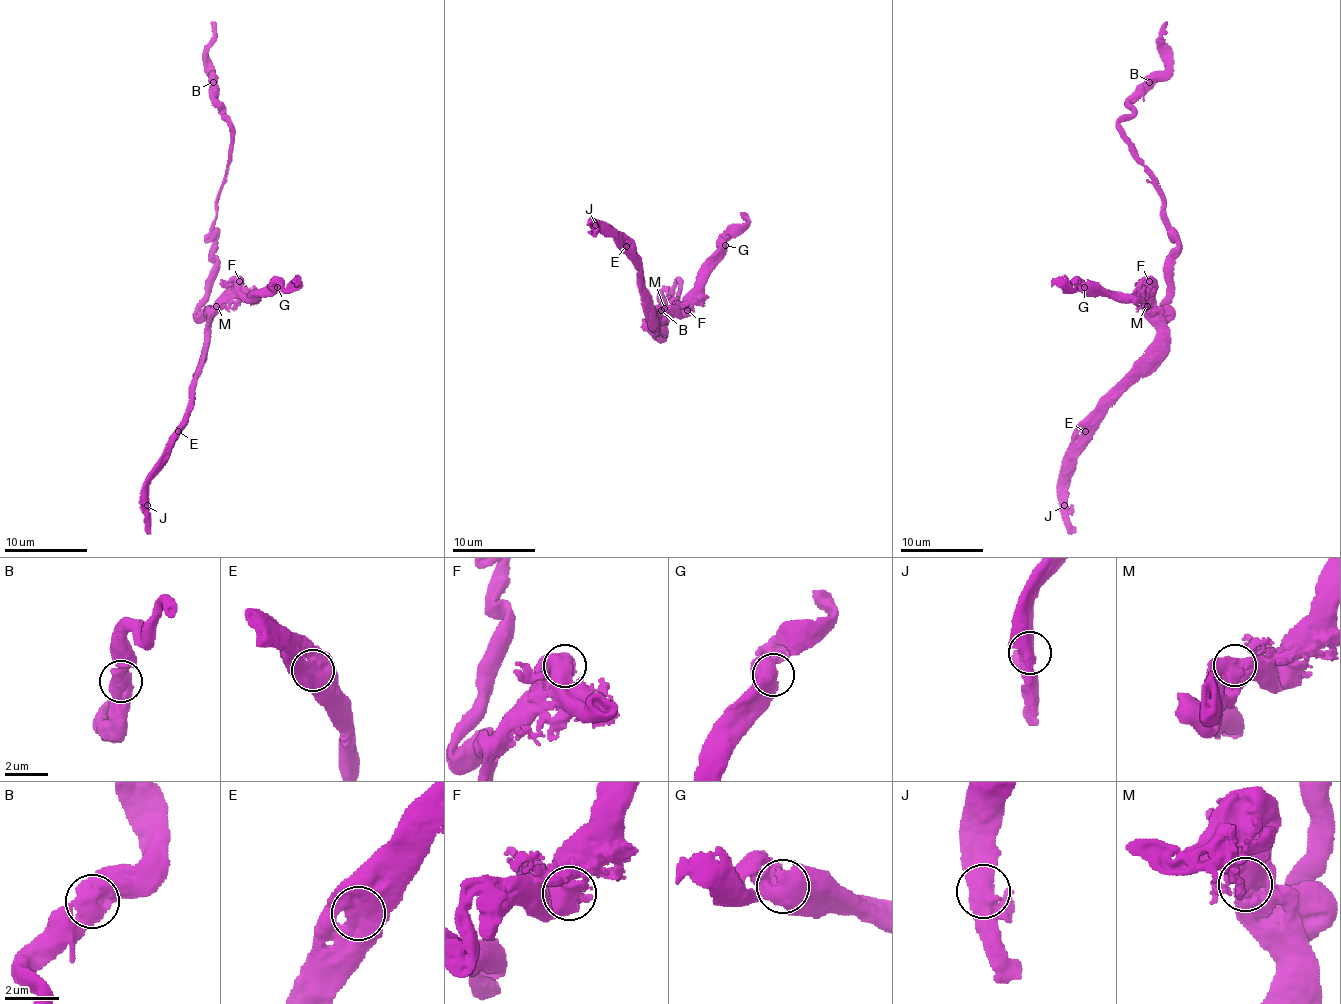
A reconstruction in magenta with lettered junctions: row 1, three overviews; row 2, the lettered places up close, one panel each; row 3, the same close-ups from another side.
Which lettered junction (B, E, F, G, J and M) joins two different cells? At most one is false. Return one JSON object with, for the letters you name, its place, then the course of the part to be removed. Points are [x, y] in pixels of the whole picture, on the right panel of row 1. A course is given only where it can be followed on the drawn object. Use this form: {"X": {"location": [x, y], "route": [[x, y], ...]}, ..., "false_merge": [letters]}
{"false_merge": []}

